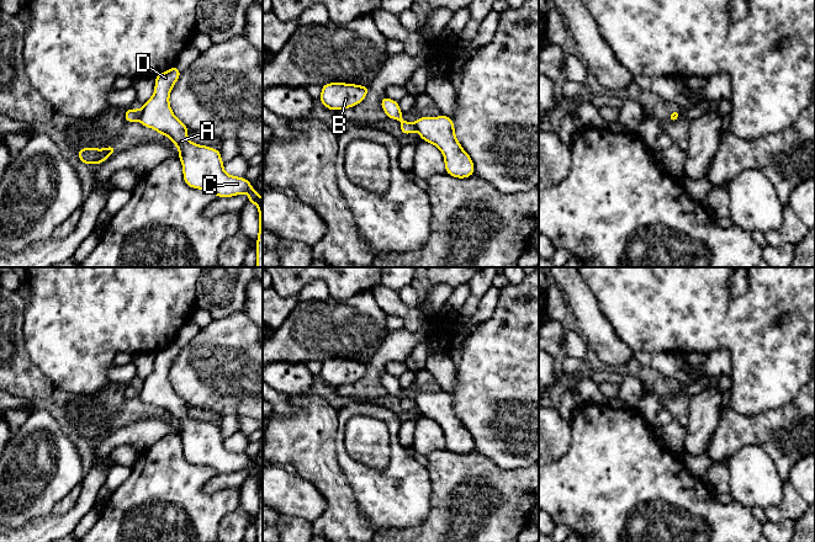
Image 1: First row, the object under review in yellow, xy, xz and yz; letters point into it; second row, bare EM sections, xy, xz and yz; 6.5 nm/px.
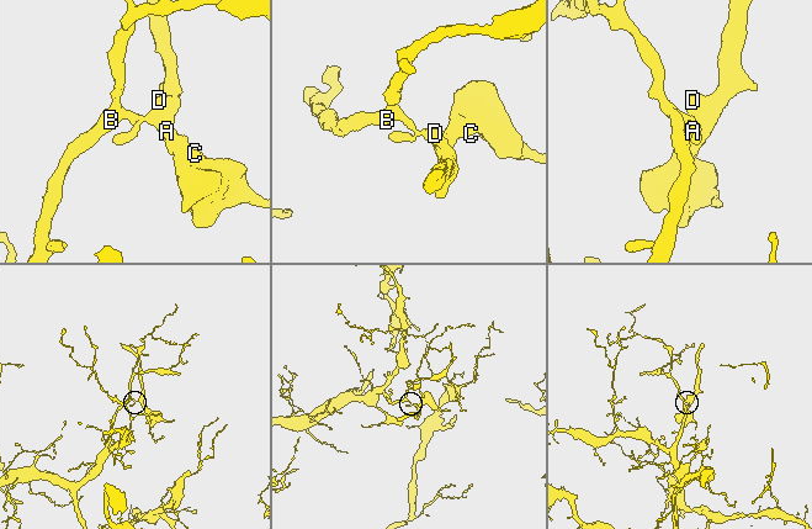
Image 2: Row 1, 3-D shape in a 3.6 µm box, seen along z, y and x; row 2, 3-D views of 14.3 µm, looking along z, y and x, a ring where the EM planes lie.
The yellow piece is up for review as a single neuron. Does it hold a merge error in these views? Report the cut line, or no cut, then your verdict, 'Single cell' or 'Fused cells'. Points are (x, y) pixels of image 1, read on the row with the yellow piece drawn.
Split along xy (138, 111), (139, 120). Fused cells

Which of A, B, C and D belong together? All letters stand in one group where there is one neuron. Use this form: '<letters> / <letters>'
A C D / B

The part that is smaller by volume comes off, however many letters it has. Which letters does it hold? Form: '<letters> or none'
A, C, D

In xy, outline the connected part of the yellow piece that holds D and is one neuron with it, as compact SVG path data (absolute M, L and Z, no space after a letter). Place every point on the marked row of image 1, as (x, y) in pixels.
M173 67L155 76L154 94L141 106L139 122L169 137L175 148L180 149L178 155L182 164L184 181L189 187L211 191L217 197L249 195L248 202L256 204L259 209L256 267L263 267L263 197L245 177L231 176L224 171L219 150L189 140L187 127L176 118L169 103L171 89L180 74L181 71Z

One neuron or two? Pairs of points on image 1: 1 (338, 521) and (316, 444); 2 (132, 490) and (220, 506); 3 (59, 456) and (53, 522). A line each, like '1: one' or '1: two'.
1: one
2: one
3: two

